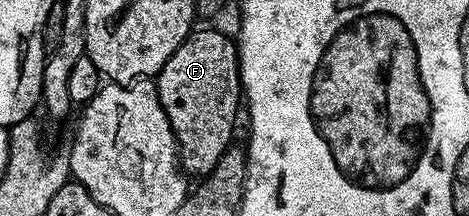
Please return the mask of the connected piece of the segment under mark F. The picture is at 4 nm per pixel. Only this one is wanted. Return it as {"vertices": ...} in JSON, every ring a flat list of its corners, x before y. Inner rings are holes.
{"vertices":[[193,30,188,39,174,49,170,61,162,65,154,82,162,109,166,109,166,117,174,129,181,168,189,176,209,175,218,165,222,153,233,146,236,114,242,111,237,44,233,40,231,43,220,31]]}

